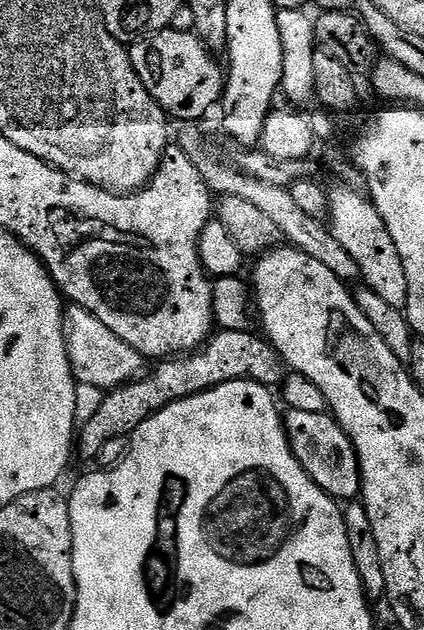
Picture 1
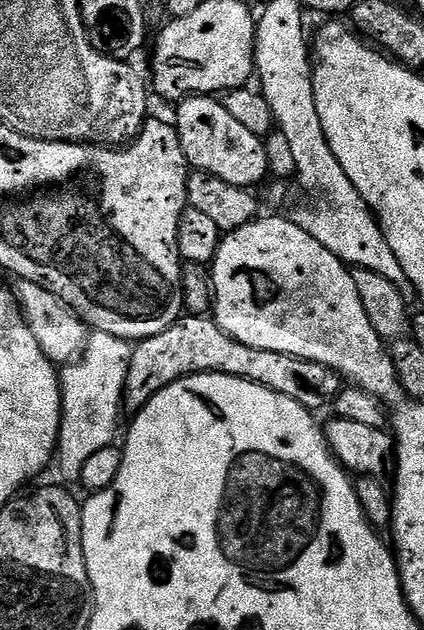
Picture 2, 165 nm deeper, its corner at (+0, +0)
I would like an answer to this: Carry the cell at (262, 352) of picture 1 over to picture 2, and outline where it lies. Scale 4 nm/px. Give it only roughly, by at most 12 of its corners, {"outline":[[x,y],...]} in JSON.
{"outline":[[185,314],[133,347],[123,411],[221,372],[329,407],[342,377]]}

